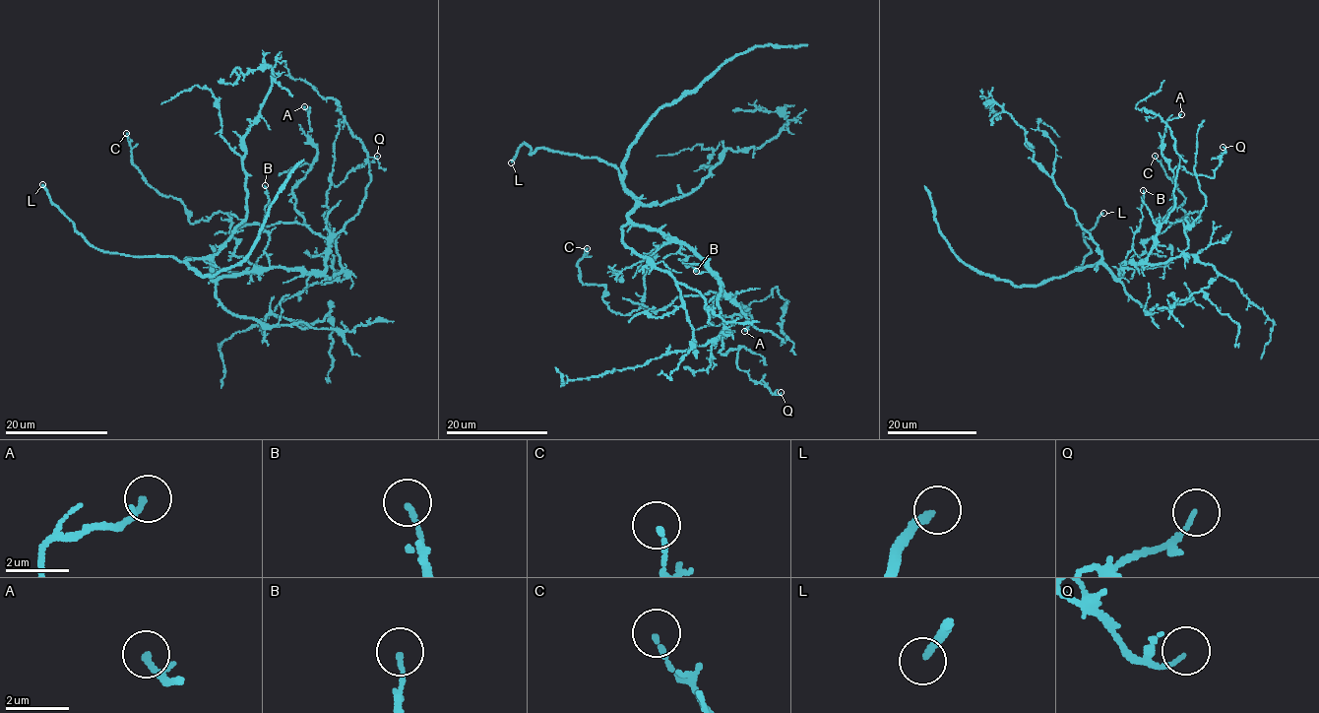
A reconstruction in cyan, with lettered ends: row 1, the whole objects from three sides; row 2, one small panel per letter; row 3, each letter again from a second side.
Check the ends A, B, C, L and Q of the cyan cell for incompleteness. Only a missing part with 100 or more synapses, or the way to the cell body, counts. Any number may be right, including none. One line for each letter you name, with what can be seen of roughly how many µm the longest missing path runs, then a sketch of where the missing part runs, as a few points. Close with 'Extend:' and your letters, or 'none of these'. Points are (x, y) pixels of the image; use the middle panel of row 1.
L: missing 15 µm
Extend: L

